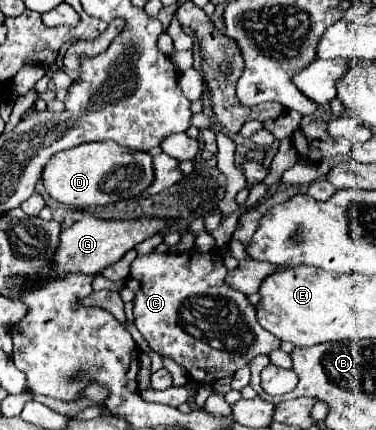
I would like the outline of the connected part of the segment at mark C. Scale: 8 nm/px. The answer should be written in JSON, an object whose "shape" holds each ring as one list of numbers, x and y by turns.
{"shape":[[191,249,185,253,151,253,145,257,137,257,131,263,129,275,125,279,125,285,135,291,133,323,139,333,145,337,155,353,159,353,161,357,169,357,177,365,181,365,197,385,233,377,235,371,245,367,251,357,271,353,281,345,275,335,271,335,257,323,255,307,247,301,247,297,239,291,229,291,229,287,225,287,225,275,227,269,219,251,201,253]]}

